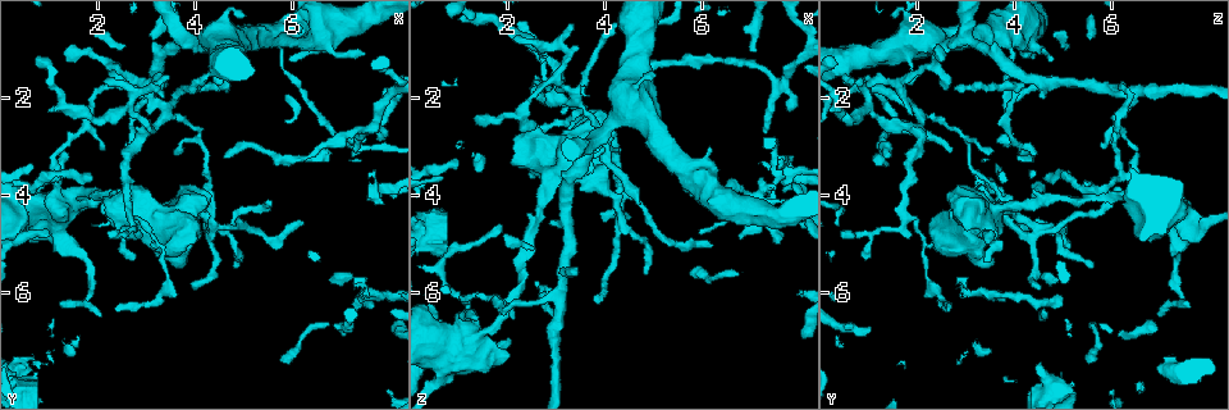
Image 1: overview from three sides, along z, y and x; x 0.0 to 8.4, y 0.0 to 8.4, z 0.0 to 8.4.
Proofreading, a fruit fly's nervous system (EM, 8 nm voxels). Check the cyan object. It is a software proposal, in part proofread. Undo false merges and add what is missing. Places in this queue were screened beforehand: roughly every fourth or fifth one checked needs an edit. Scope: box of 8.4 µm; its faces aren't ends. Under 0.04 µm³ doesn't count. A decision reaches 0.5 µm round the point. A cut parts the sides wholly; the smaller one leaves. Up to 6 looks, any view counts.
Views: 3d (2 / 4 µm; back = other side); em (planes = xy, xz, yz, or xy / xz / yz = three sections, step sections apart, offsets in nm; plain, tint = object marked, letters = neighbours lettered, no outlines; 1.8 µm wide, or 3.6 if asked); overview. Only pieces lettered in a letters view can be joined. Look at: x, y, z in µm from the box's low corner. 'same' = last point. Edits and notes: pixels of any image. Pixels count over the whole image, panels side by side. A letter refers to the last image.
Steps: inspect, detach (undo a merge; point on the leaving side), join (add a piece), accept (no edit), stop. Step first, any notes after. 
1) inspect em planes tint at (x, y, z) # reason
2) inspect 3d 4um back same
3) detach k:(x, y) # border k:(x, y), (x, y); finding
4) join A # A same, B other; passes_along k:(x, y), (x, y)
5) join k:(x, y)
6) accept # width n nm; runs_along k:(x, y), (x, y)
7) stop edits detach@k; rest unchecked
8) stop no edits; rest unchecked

inspect 3d 2um at (7.55, 2.65, 1.70) # abrupt turn

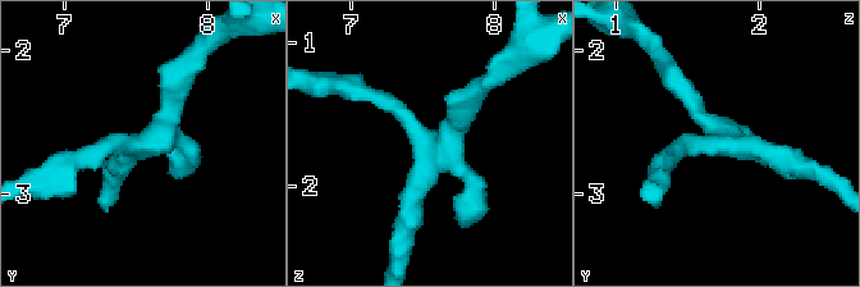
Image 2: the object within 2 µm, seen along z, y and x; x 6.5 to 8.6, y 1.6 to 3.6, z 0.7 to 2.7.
inspect em xz step 16 letters at (7.58, 2.68, 1.72)

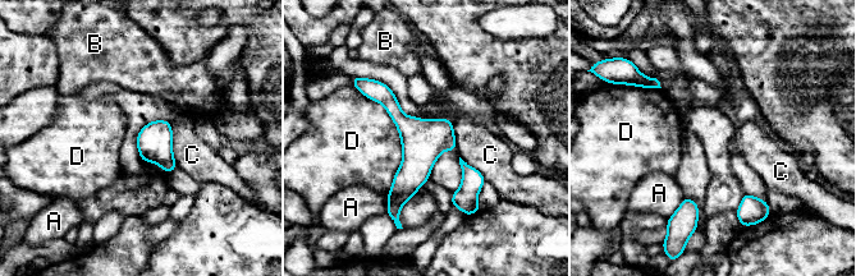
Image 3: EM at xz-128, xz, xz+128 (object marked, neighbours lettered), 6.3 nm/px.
accept # A other, B other, C other, D other; continuous, no second neuron

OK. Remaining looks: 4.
inspect 3d 4um at (2.85, 4.30, 3.60) # calibre changes

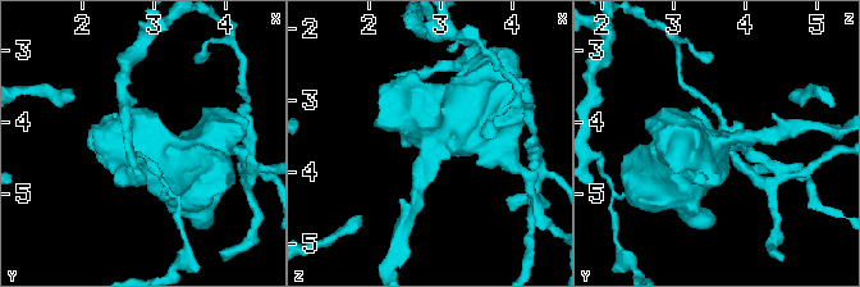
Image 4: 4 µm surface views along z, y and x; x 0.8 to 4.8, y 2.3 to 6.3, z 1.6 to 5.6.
inspect em planes letters at (2.85, 4.30, 3.65)

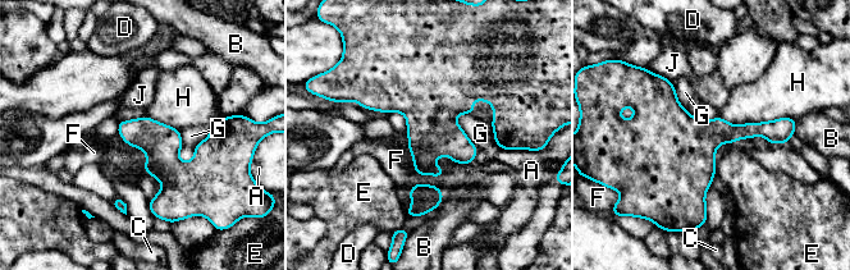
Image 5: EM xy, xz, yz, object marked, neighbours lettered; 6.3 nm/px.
accept # A other, B other, C other, D other, E other, F other, G other, H other, J other; runs_along 5:(219, 131), (205, 163), (155, 213); one neuron here

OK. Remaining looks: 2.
inspect em planes plain at (2.10, 6.50, 7.00) # thin end

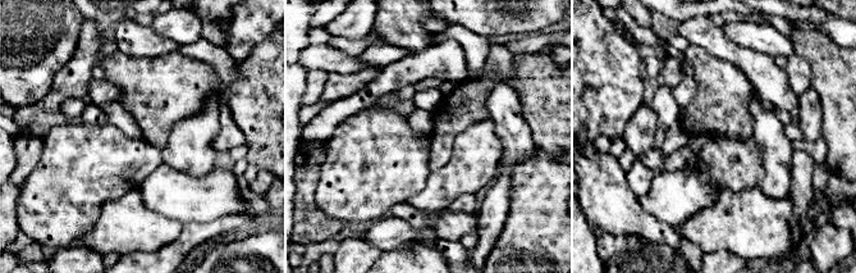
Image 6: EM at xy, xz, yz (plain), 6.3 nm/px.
inspect em planes letters same # see the neighbours

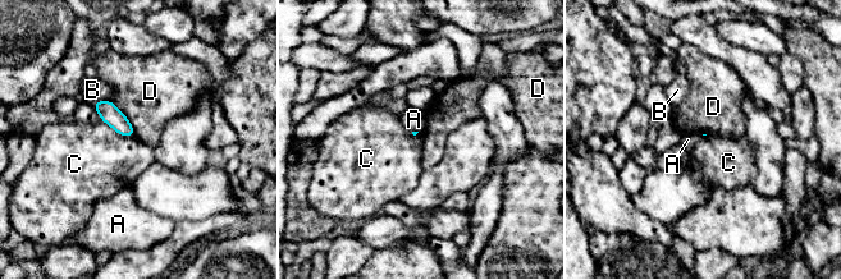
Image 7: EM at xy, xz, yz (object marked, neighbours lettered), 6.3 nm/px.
accept # longest_contact D 280 nm; A other, B other, C other, D other; border 7:(100, 120), (118, 133), (133, 137); none of them fits

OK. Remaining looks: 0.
stop no edits; rest unchecked

